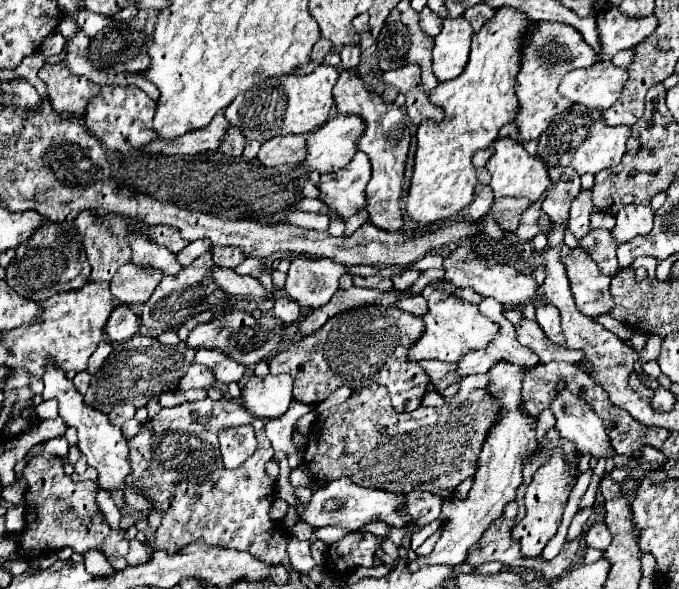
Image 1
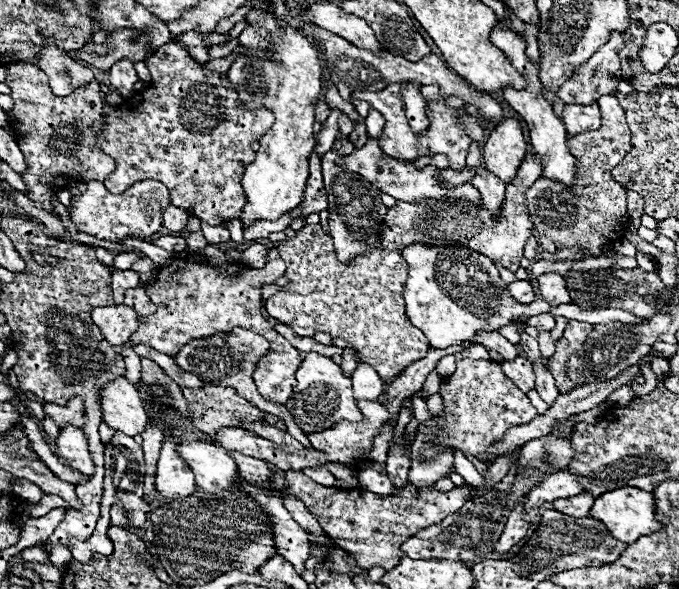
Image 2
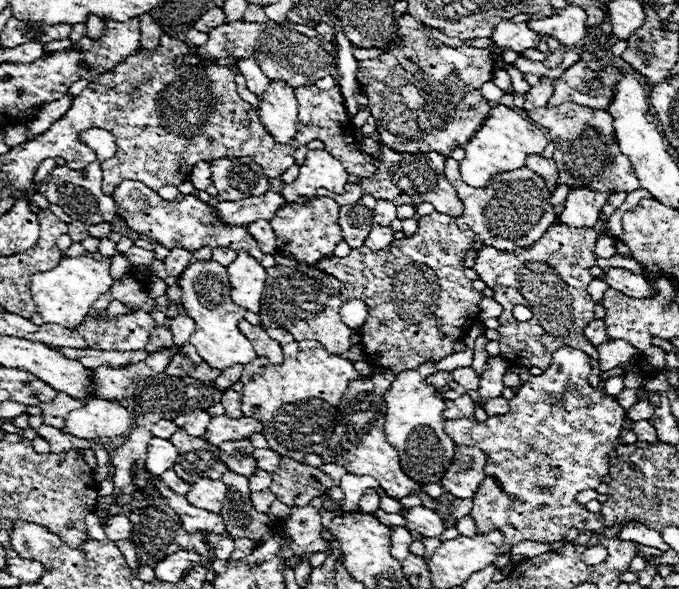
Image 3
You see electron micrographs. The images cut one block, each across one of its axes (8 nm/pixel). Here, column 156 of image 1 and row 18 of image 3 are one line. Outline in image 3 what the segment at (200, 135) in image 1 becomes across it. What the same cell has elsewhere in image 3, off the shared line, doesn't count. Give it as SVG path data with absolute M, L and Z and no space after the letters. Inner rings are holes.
M150 14L140 16L140 48L156 50L160 44L160 36L162 28L154 22L154 18Z

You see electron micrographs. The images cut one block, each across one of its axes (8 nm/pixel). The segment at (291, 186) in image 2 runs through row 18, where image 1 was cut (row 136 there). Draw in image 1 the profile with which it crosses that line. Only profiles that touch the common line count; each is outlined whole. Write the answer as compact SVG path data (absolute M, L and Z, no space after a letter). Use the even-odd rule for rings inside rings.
M326 64L316 66L314 72L304 76L274 76L274 80L264 80L262 84L254 84L254 88L238 94L226 108L226 120L240 128L246 138L258 142L284 134L310 134L328 120L336 80L338 70Z

